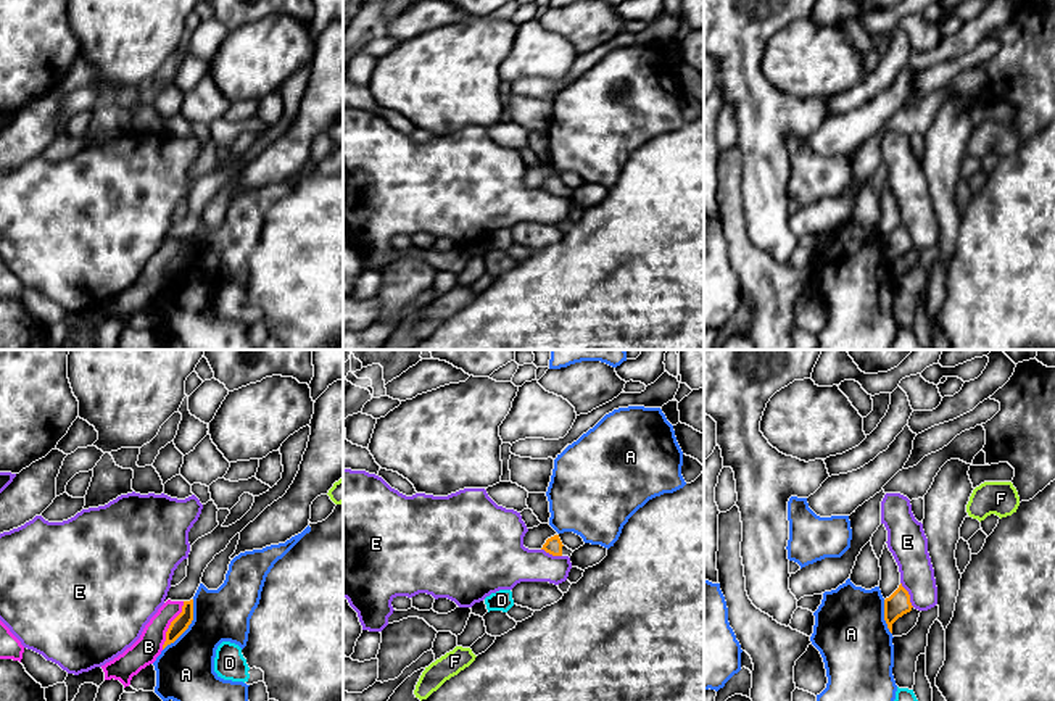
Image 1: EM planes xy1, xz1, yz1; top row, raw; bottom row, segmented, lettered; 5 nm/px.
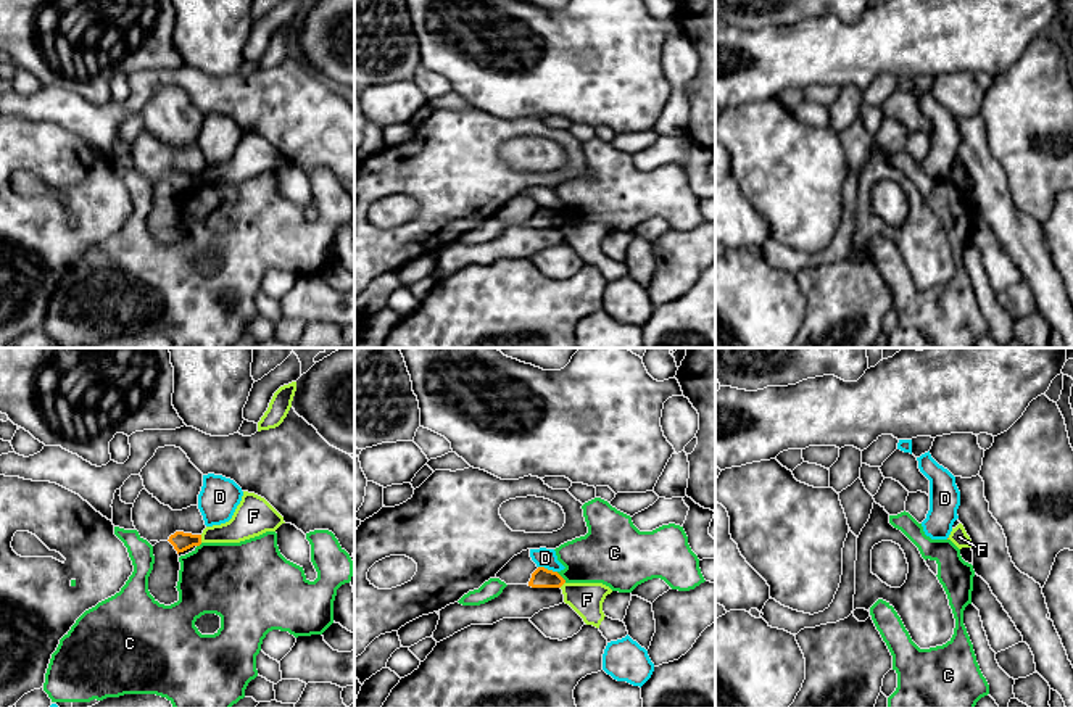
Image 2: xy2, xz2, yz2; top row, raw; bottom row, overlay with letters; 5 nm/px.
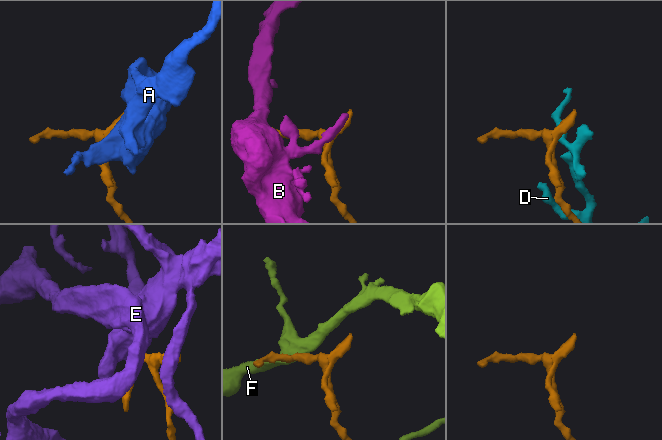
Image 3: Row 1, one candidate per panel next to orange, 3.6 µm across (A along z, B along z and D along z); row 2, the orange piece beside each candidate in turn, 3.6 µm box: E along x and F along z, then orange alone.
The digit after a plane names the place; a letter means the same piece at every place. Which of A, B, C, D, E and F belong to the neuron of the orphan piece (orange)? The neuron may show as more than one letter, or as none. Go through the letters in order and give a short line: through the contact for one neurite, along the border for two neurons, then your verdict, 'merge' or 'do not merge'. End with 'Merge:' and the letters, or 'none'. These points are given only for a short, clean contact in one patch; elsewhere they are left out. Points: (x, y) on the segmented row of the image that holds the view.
A: xy1 (194, 600), (192, 622), (163, 650) | do not merge
B: xy1 (184, 601), (182, 611), (171, 622), (161, 648) | do not merge
C: xz2 (556, 572), (566, 582) | do not merge
D: do not merge
E: do not merge
F: xy2 (200, 535), (202, 541) | do not merge
Merge: none

